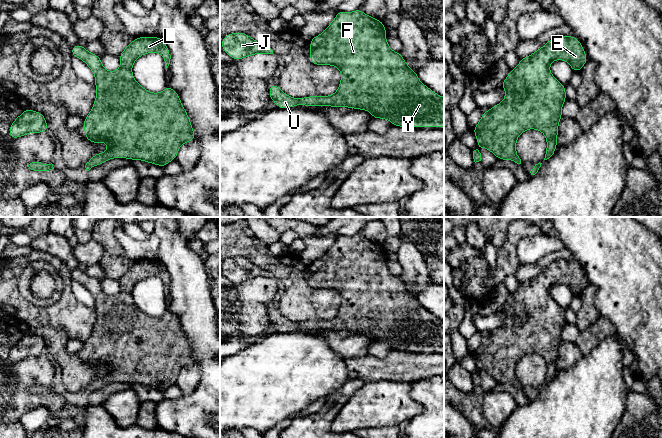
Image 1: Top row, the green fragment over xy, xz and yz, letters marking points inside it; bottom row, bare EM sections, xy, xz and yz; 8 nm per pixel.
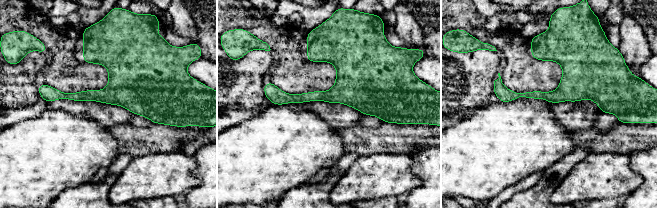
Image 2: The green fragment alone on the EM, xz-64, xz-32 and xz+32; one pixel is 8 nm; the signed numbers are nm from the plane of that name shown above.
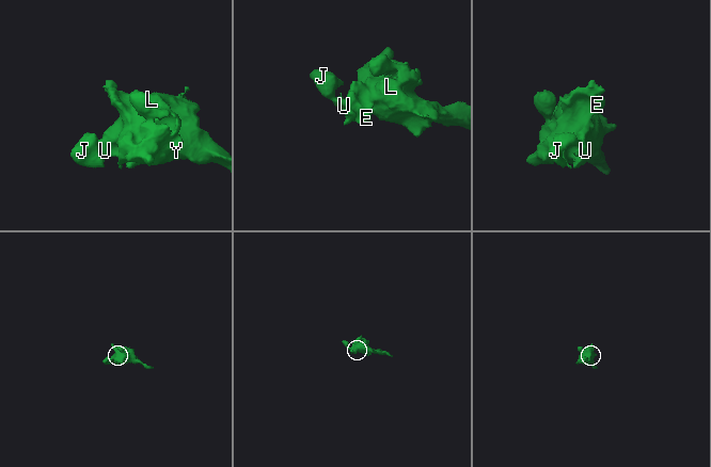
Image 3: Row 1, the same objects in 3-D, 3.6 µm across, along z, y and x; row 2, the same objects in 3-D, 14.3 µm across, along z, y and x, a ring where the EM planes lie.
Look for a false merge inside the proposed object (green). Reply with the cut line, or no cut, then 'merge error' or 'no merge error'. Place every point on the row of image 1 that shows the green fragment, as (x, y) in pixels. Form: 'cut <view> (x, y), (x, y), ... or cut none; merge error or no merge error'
cut none; no merge error

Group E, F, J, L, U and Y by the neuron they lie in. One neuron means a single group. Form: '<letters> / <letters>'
E F J L U Y

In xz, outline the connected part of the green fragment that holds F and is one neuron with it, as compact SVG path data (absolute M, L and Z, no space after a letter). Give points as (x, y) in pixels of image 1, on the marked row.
M360 8L353 12L338 11L325 31L310 40L309 61L318 66L335 66L340 70L341 81L337 91L329 96L294 98L274 84L269 85L270 100L281 109L297 105L348 107L367 110L374 119L389 120L397 127L444 128L444 97L423 84L401 54L389 47L386 30L381 20L365 14Z

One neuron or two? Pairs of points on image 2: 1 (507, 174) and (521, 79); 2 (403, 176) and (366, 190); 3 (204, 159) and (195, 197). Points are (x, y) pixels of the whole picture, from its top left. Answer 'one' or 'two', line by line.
1: two
2: one
3: one

